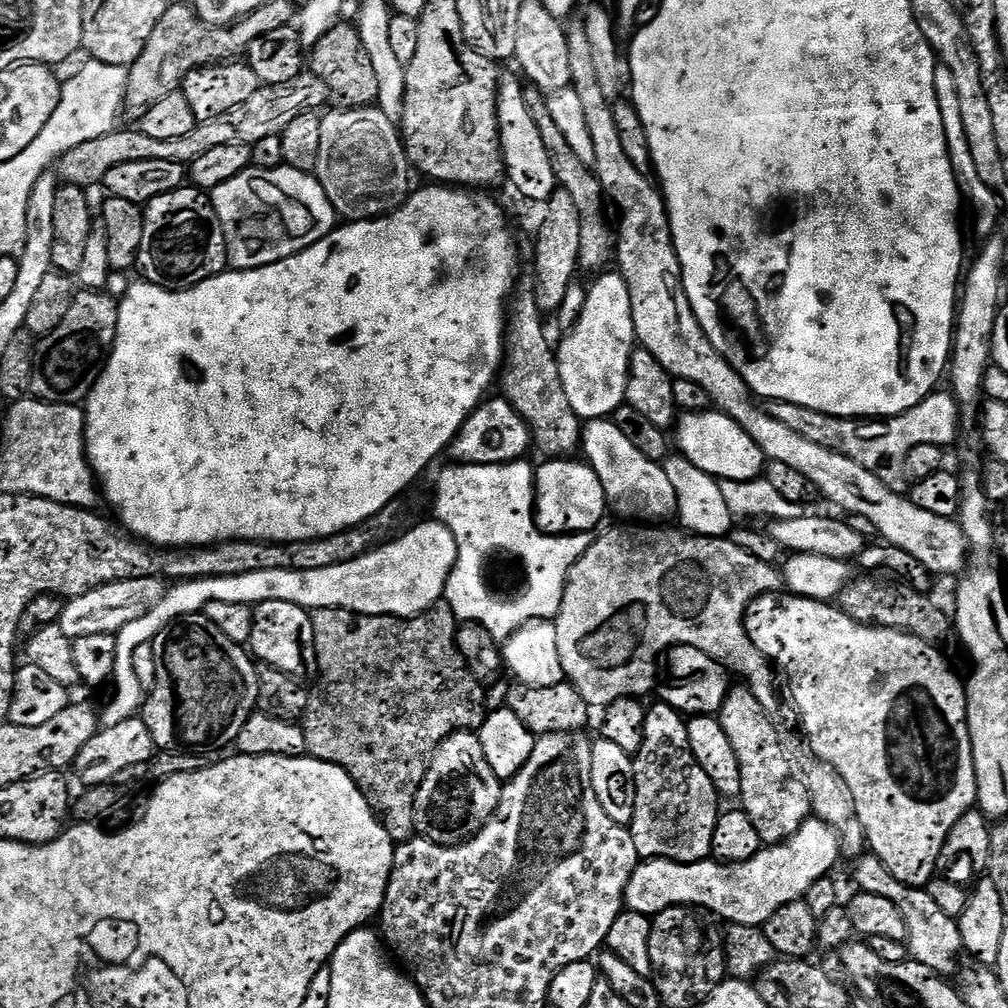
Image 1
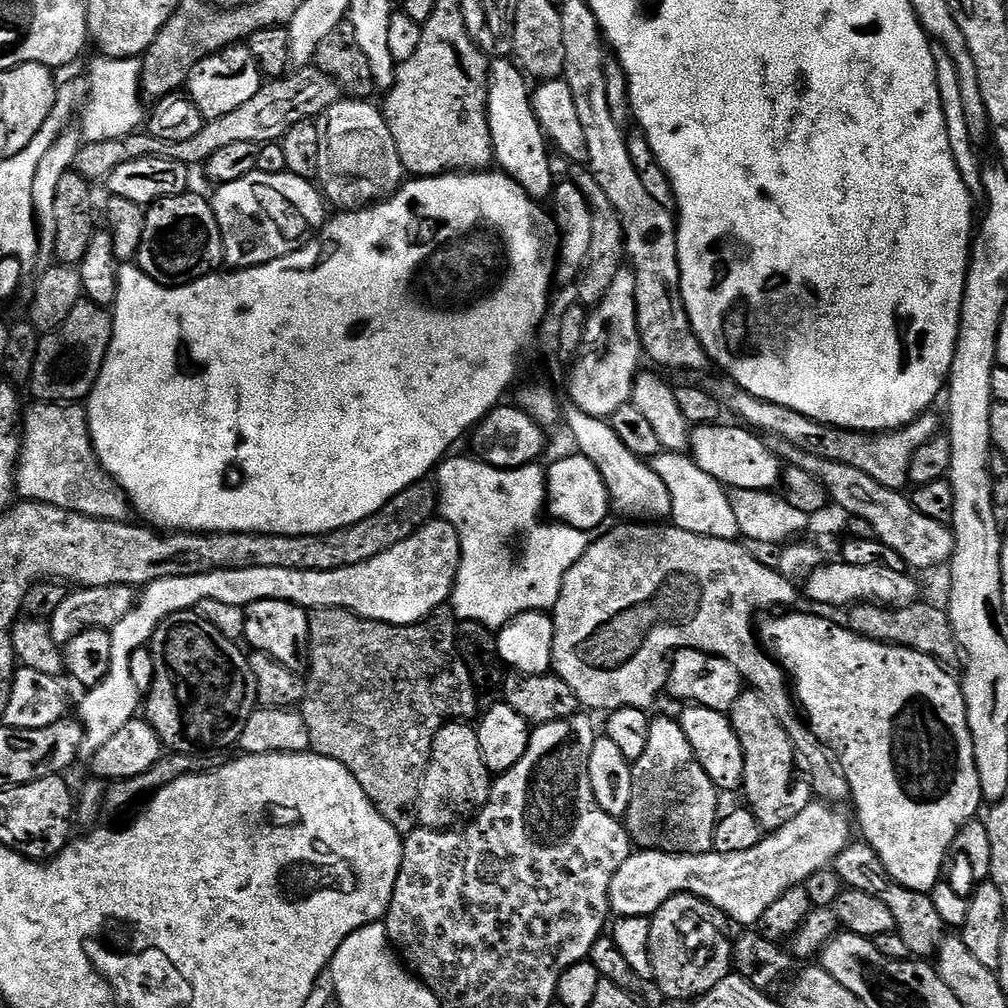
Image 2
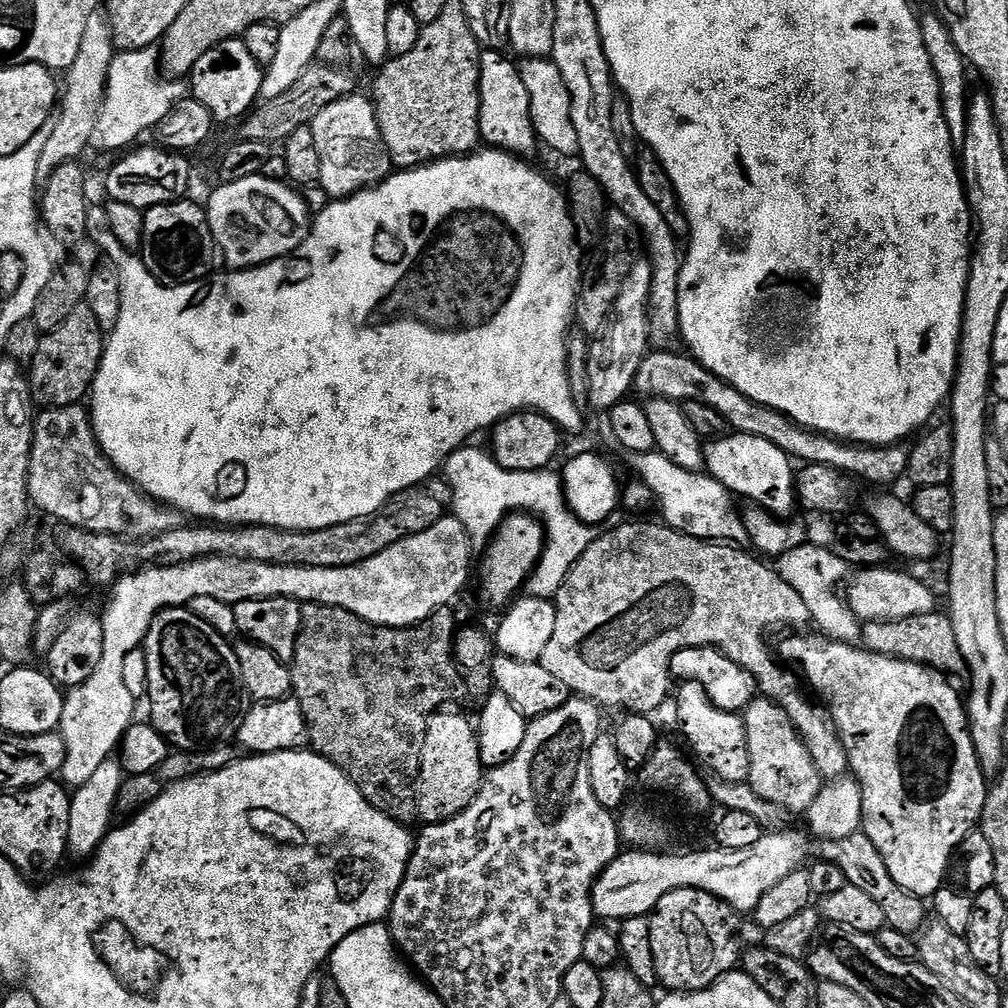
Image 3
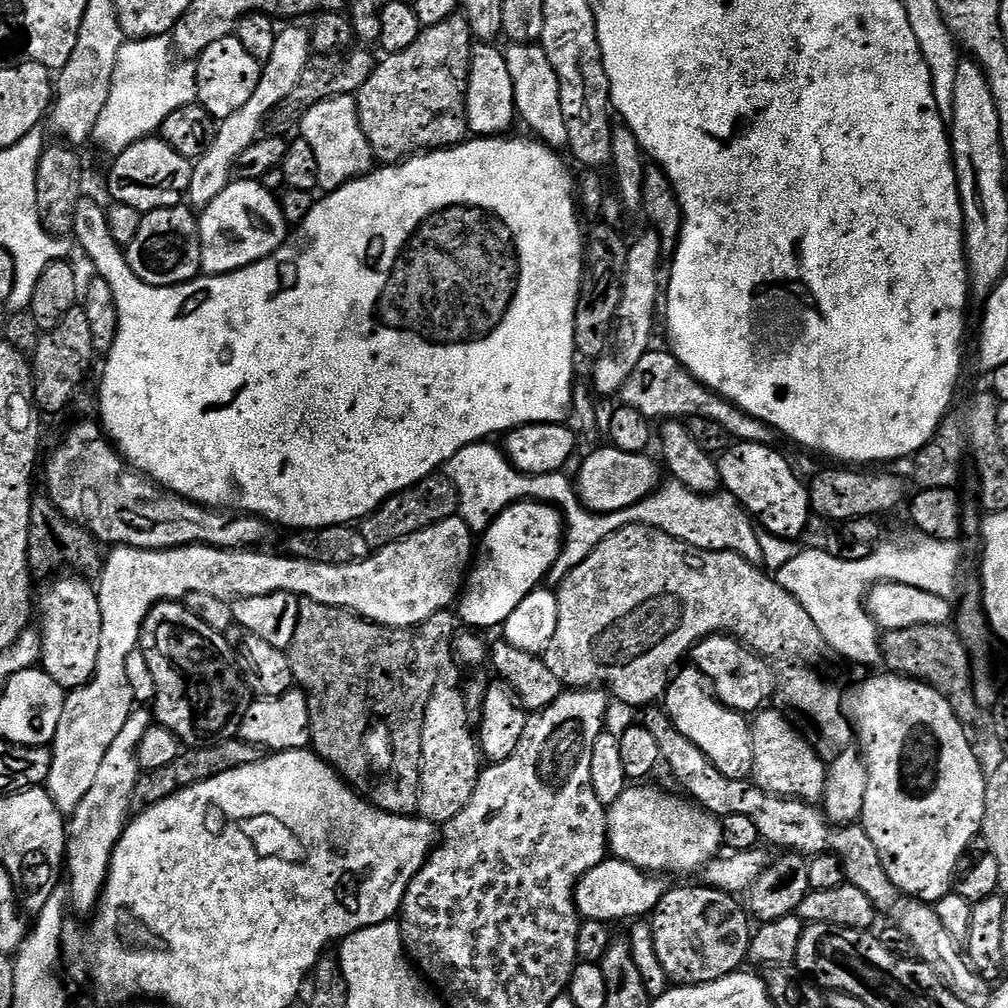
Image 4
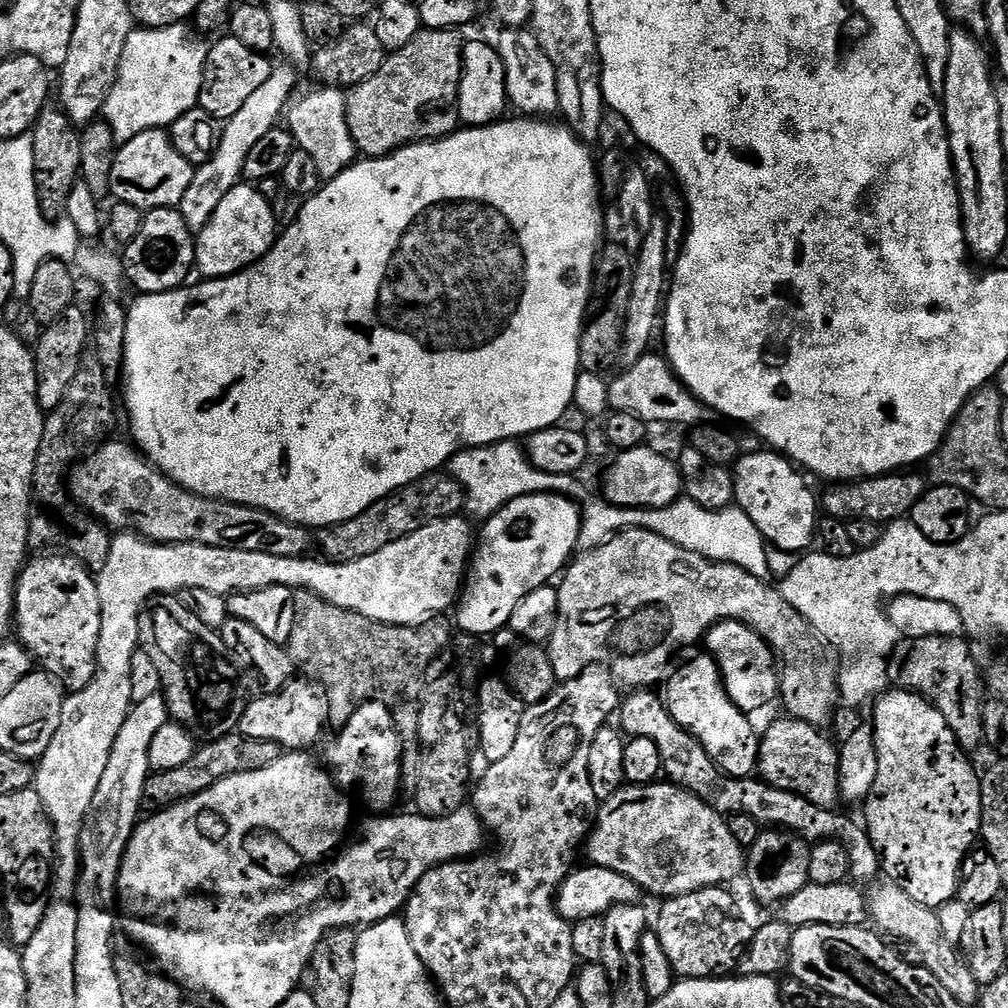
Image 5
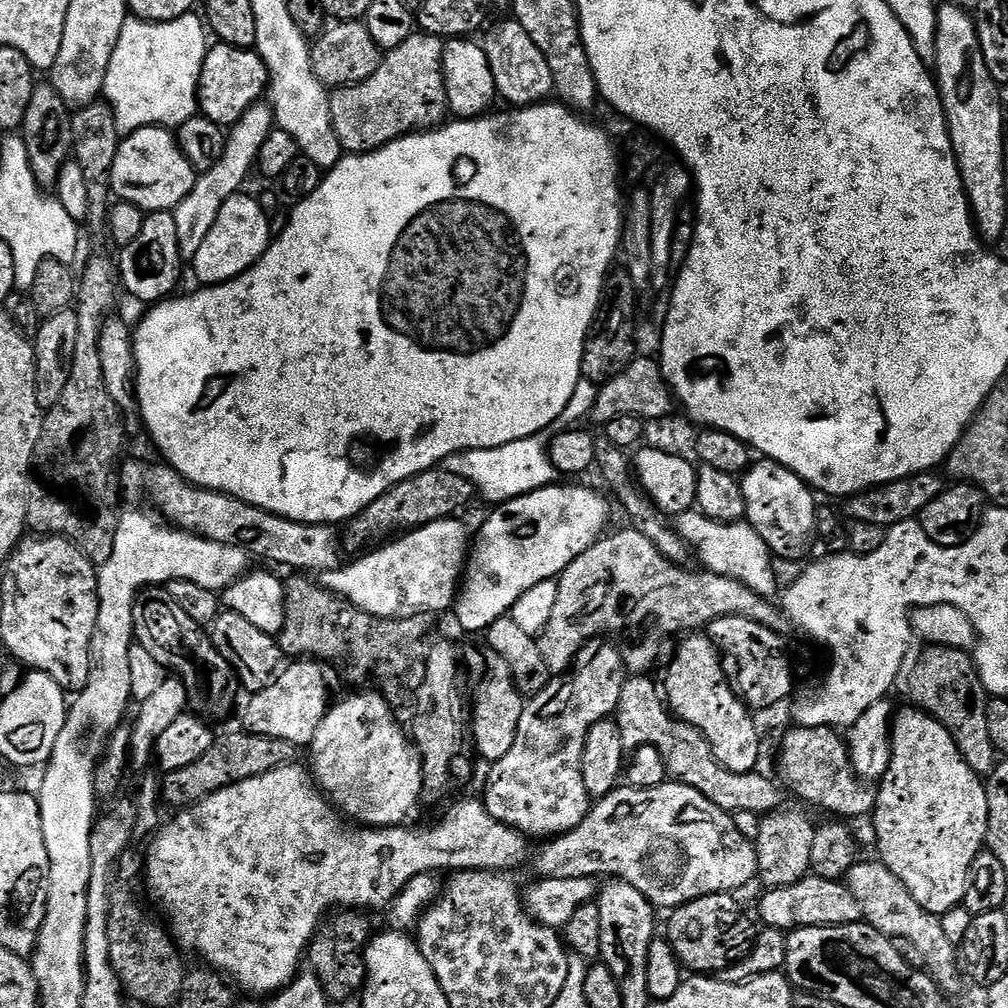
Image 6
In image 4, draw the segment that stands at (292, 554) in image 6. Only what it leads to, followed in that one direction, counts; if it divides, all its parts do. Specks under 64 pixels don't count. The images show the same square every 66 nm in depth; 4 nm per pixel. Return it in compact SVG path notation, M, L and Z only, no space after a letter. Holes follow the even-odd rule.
M80 420L65 434L64 441L49 454L48 461L47 456L43 461L42 476L44 472L47 496L64 515L65 520L73 520L81 528L87 528L101 545L145 548L147 552L162 552L169 548L189 546L252 550L255 549L255 544L264 544L271 538L273 525L263 516L195 504L193 500L187 500L176 492L160 487L155 480L149 480L143 472L136 471L126 463L124 457L106 439L101 425L93 420Z

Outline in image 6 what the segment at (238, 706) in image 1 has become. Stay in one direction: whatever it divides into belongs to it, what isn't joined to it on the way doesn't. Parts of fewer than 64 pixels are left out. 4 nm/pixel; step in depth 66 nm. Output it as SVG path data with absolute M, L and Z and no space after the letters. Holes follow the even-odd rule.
M163 587L146 588L136 595L132 607L132 631L135 643L141 644L154 662L158 662L161 668L188 689L194 697L195 707L197 704L201 713L224 716L231 710L232 680L234 684L232 669L213 646L211 635L196 624L194 618L188 617Z

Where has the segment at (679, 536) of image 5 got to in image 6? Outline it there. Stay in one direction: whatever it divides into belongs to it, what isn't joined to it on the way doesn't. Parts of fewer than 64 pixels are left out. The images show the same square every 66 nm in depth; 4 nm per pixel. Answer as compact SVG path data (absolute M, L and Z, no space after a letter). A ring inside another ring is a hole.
M537 434L518 442L506 442L506 446L497 448L470 448L447 456L442 467L450 470L450 474L462 474L462 478L466 478L479 495L481 492L489 500L489 505L499 506L505 500L513 500L557 483L558 473L548 453L549 443L547 435ZM693 510L675 517L674 527L679 536L686 541L689 549L700 554L700 560L705 564L701 565L707 571L750 586L750 590L754 590L754 594L759 596L772 598L775 597L775 592L777 595L778 585L774 578L774 566L772 565L774 555L757 530L754 530L749 523L714 522L703 516L700 511Z

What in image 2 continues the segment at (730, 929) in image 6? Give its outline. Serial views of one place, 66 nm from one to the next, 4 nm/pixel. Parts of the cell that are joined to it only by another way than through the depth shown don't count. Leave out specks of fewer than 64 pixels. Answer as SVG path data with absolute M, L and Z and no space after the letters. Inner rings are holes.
M675 896L667 900L659 910L650 917L650 966L652 980L656 988L668 1000L688 1000L695 1002L699 996L705 996L718 982L725 980L733 971L732 945L733 937L728 937L724 927L730 924L728 915L718 906L706 902L697 896Z

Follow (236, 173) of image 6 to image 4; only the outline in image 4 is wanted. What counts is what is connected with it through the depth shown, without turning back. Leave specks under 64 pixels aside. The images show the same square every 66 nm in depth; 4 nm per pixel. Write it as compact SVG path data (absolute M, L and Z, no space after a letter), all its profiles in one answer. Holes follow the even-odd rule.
M307 27L288 28L285 32L283 29L277 35L274 54L270 54L270 58L263 61L260 81L254 94L250 94L250 99L246 101L246 106L242 106L242 110L230 114L230 118L219 121L210 150L206 150L206 154L202 154L200 159L193 163L186 197L187 203L193 209L204 209L207 204L214 202L214 198L218 198L218 194L222 194L222 190L226 190L228 184L233 183L236 159L240 157L242 150L246 150L246 146L250 146L258 139L273 110L292 93L294 86L298 86L309 59L310 32Z

